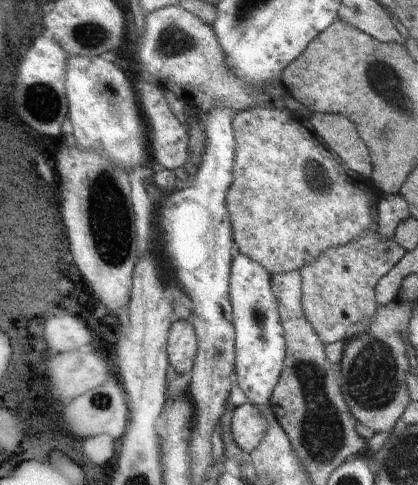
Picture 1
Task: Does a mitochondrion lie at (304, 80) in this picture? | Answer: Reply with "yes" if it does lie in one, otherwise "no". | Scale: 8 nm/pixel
no

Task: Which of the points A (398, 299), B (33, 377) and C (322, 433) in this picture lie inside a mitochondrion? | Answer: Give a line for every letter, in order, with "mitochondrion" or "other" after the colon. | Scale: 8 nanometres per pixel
A: other
B: other
C: mitochondrion

